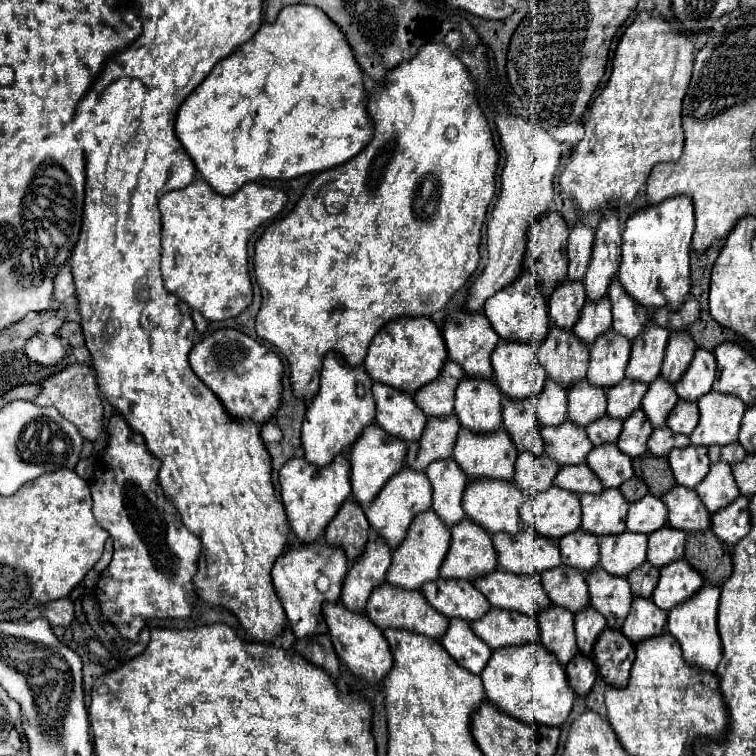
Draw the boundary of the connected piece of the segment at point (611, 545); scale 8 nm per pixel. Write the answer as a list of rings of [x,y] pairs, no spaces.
[[[624,531],[616,537],[600,539],[600,565],[612,575],[628,575],[634,567],[646,561],[646,535]]]

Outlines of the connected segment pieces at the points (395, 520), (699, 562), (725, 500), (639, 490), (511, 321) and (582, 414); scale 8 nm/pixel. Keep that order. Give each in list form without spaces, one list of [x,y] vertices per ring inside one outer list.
[[[402,467],[396,475],[392,475],[392,479],[388,479],[388,483],[382,487],[382,493],[372,503],[368,503],[368,507],[364,507],[364,513],[372,525],[374,535],[380,535],[392,549],[396,549],[402,543],[404,533],[408,531],[412,519],[420,511],[426,511],[430,507],[432,507],[432,485],[428,483],[426,473]]]
[[[712,531],[700,535],[688,535],[684,559],[702,573],[704,581],[722,585],[732,573],[730,547],[720,543]]]
[[[712,463],[708,475],[700,481],[700,487],[696,487],[696,493],[710,513],[716,513],[720,507],[732,503],[740,495],[732,467],[728,463]]]
[[[634,475],[632,479],[628,479],[628,483],[622,483],[622,485],[620,485],[620,491],[624,493],[624,497],[626,497],[630,503],[634,503],[634,501],[642,499],[642,497],[648,493],[648,485],[646,485],[644,481],[636,479],[636,475]]]
[[[522,271],[520,277],[496,291],[484,303],[484,315],[490,319],[494,331],[506,341],[526,341],[540,343],[548,335],[548,301],[540,291],[536,291],[536,279],[532,279],[532,271]]]
[[[584,379],[580,387],[572,387],[572,391],[568,391],[568,419],[578,423],[580,427],[588,427],[588,423],[602,417],[604,413],[606,393],[596,391],[596,387],[588,383],[588,379]]]

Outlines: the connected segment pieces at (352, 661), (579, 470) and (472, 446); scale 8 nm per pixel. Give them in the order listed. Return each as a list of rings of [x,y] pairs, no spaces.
[[[340,601],[324,603],[324,617],[330,631],[332,645],[340,657],[340,661],[356,675],[366,679],[368,683],[380,683],[392,667],[392,655],[384,633],[368,619],[366,613],[348,611]]]
[[[580,463],[580,467],[560,467],[560,471],[554,479],[554,485],[568,489],[568,491],[574,491],[578,495],[602,491],[600,479],[596,477],[596,473],[586,463]]]
[[[460,427],[452,455],[470,479],[488,477],[506,481],[512,481],[514,461],[518,457],[504,427],[500,427],[496,435],[468,435],[468,431]]]

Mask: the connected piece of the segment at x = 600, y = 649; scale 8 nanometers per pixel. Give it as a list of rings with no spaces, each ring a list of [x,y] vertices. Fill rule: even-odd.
[[[604,627],[600,639],[596,639],[592,659],[606,683],[616,683],[618,687],[624,687],[634,663],[634,643],[624,637],[622,631],[612,631],[610,627]]]

